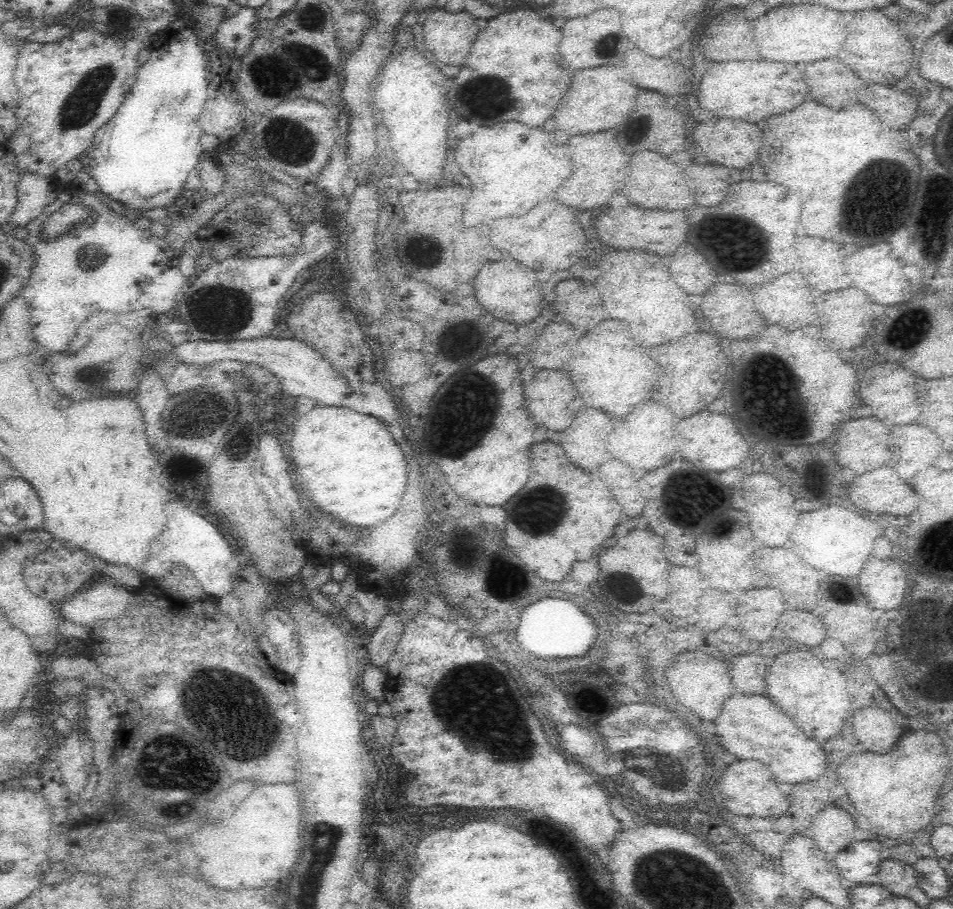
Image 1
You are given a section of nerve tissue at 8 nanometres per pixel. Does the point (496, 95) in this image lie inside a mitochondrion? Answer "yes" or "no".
yes

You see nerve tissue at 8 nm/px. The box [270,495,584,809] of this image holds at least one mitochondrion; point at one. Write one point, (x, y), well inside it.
(470, 703)

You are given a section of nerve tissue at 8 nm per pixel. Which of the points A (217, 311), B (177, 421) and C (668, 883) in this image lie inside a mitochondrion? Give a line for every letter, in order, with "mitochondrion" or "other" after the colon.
A: mitochondrion
B: mitochondrion
C: mitochondrion

